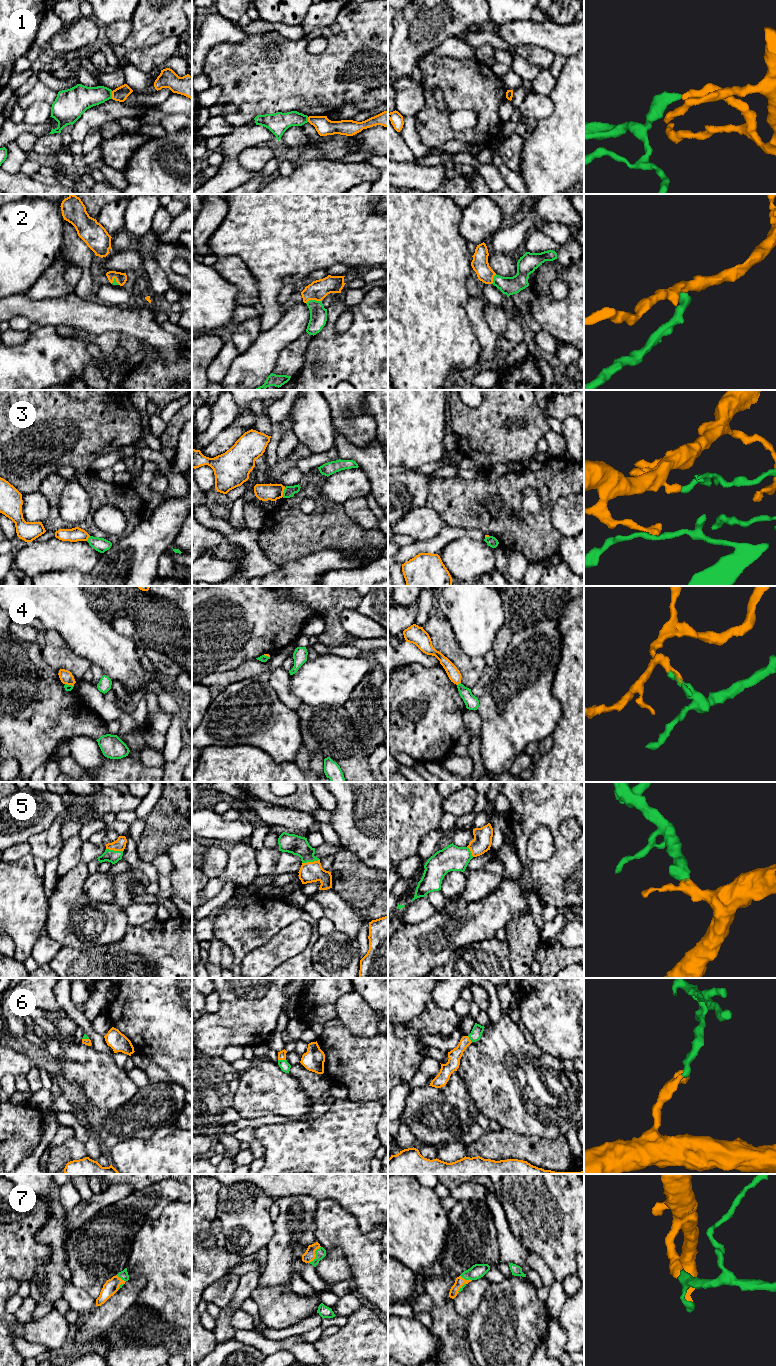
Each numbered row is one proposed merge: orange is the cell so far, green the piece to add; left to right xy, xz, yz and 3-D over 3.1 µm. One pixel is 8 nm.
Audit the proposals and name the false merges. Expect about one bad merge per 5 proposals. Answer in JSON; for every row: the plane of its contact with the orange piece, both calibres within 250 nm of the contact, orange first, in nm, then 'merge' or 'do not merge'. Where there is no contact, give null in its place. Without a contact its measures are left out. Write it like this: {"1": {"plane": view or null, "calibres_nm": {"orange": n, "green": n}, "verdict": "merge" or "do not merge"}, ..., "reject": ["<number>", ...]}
{"1": {"plane": "xy", "calibres_nm": {"orange": 120, "green": 200}, "verdict": "do not merge"}, "2": {"plane": "xz", "calibres_nm": {"orange": 160, "green": 140}, "verdict": "merge"}, "3": {"plane": "xz", "calibres_nm": {"orange": 140, "green": 90}, "verdict": "do not merge"}, "4": {"plane": "yz", "calibres_nm": {"orange": 100, "green": 110}, "verdict": "do not merge"}, "5": {"plane": "xz", "calibres_nm": {"orange": 160, "green": 160}, "verdict": "merge"}, "6": {"plane": "xz", "calibres_nm": {"orange": 60, "green": 80}, "verdict": "merge"}, "7": {"plane": "xz", "calibres_nm": {"orange": 90, "green": 80}, "verdict": "merge"}, "reject": ["1", "3", "4"]}

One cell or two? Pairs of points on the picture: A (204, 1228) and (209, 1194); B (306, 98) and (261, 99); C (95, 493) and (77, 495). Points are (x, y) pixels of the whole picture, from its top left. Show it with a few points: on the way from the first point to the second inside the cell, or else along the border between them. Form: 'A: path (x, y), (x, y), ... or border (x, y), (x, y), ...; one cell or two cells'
A: path (204, 1220), (207, 1202); one cell
B: path (295, 98), (272, 98); one cell
C: border (81, 485), (90, 500), (90, 510), (87, 517); two cells

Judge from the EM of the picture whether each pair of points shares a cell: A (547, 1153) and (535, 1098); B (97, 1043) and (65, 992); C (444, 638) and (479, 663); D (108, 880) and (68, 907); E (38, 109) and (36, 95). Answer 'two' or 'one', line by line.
A: two
B: one
C: one
D: two
E: two

